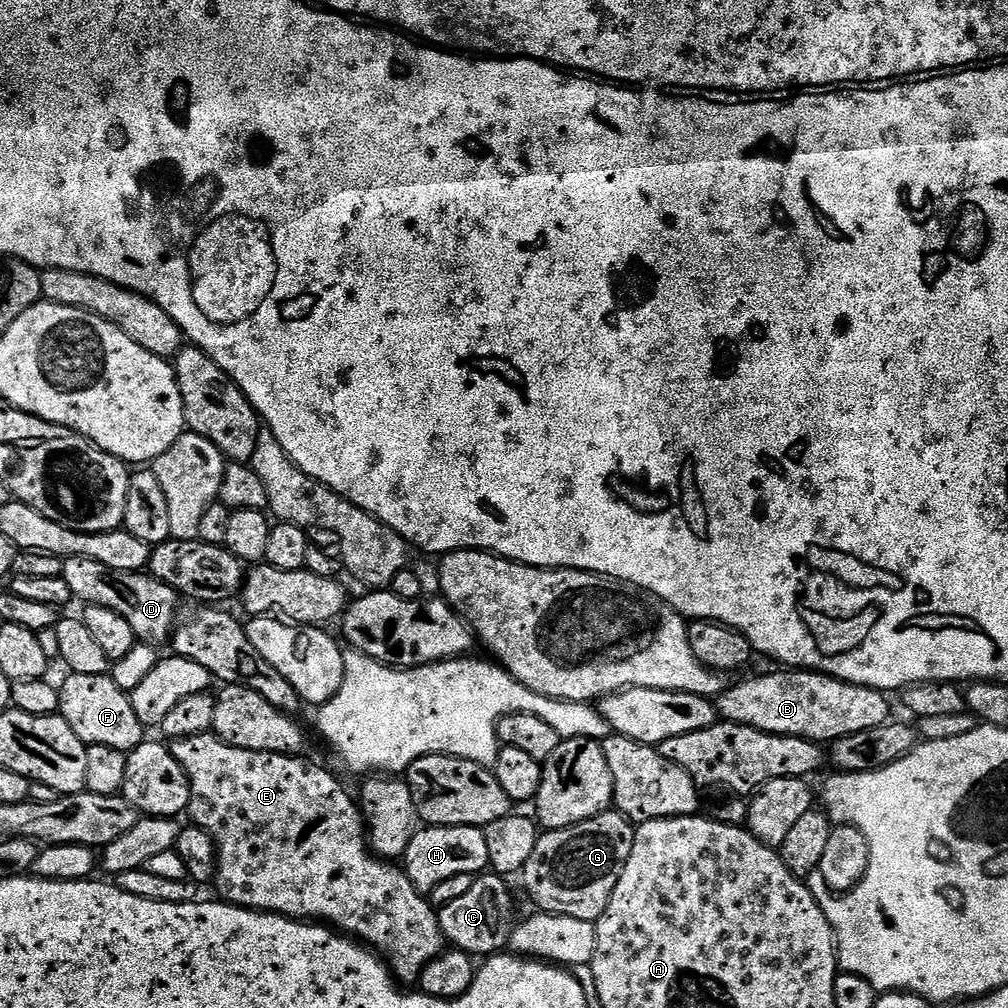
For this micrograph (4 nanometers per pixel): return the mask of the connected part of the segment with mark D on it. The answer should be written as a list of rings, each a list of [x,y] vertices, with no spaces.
[[[69,556],[64,560],[64,581],[70,586],[73,597],[81,600],[81,605],[97,604],[114,610],[126,623],[134,629],[137,641],[153,646],[167,645],[171,641],[177,627],[176,600],[178,593],[161,580],[144,572],[119,572],[102,562],[94,562],[90,558]]]

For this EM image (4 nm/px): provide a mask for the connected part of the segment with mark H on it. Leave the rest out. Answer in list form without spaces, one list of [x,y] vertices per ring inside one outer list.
[[[474,826],[421,827],[412,834],[412,841],[402,857],[402,867],[413,886],[425,894],[431,894],[438,882],[446,882],[446,878],[454,878],[454,874],[476,876],[483,873],[488,868],[484,829]]]

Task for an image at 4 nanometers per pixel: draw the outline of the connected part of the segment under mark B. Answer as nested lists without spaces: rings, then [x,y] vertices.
[[[776,670],[769,676],[756,676],[742,684],[727,687],[714,703],[721,721],[750,726],[775,736],[797,736],[824,746],[862,730],[889,723],[888,700],[877,688],[847,684],[807,670]]]

